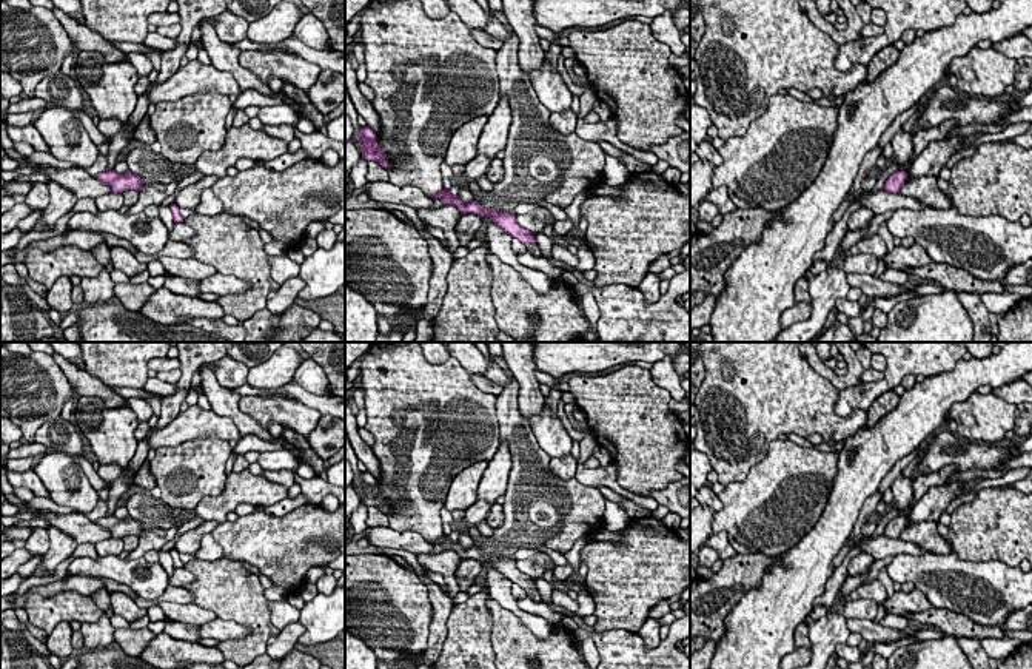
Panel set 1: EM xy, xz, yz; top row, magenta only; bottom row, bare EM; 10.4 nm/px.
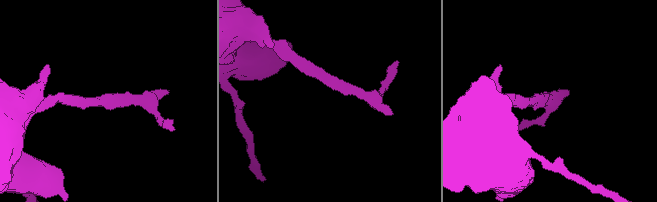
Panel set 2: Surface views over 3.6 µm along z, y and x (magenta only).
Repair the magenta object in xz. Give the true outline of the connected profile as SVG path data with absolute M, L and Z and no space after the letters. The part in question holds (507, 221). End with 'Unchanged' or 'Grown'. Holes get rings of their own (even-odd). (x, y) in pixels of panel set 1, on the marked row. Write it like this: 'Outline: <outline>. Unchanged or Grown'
Outline: M445 188L441 190L437 194L434 194L433 199L434 200L441 199L445 205L454 205L461 211L461 214L474 213L479 214L481 217L490 217L491 222L494 222L507 234L510 234L514 239L519 239L525 245L527 251L530 251L534 257L542 257L541 248L538 247L533 233L522 228L516 222L514 213L499 213L496 210L484 210L477 200L464 205L459 196L451 196L450 190Z. Grown

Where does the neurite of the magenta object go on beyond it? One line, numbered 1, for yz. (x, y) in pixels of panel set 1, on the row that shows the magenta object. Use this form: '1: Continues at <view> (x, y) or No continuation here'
1: No continuation here

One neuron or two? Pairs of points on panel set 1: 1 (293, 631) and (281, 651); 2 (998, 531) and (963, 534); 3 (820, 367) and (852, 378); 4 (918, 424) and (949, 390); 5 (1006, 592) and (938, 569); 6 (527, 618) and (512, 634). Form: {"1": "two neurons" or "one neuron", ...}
{"1": "one neuron", "2": "one neuron", "3": "one neuron", "4": "one neuron", "5": "one neuron", "6": "two neurons"}

